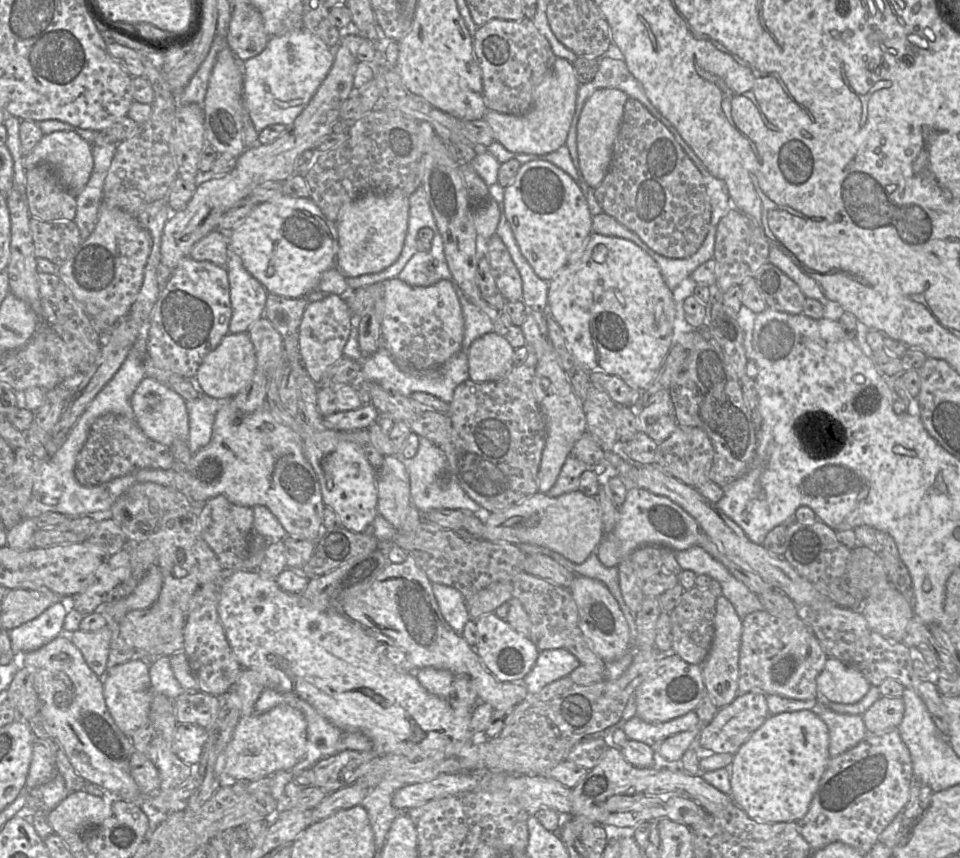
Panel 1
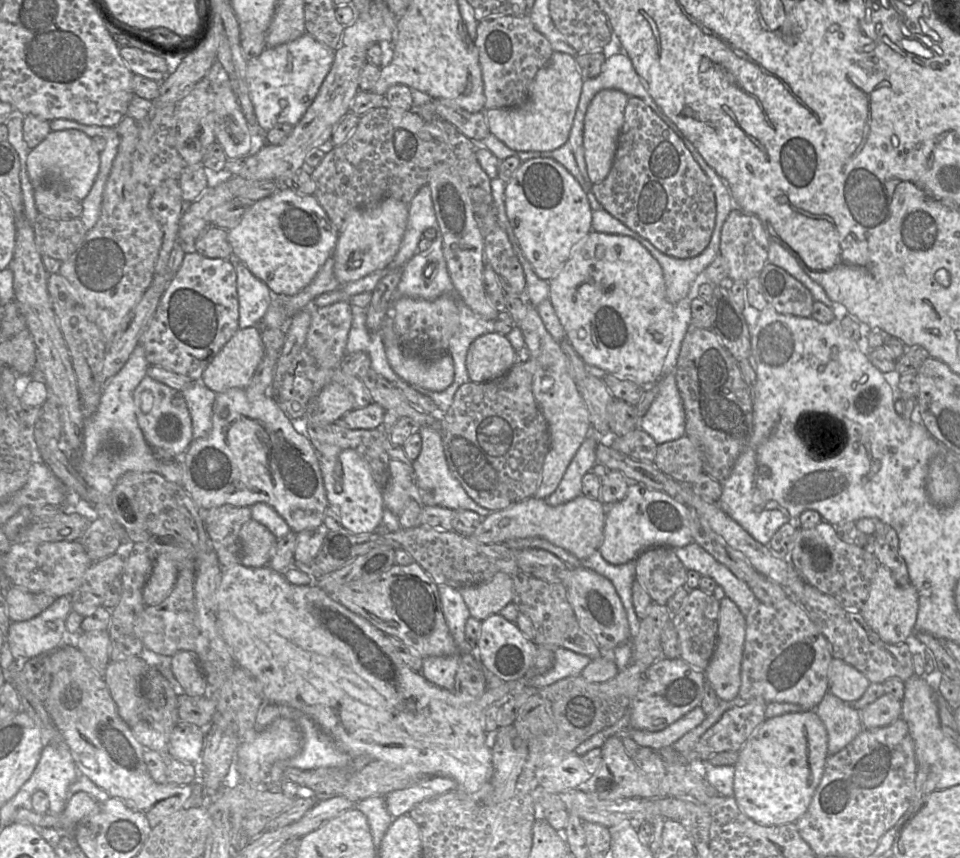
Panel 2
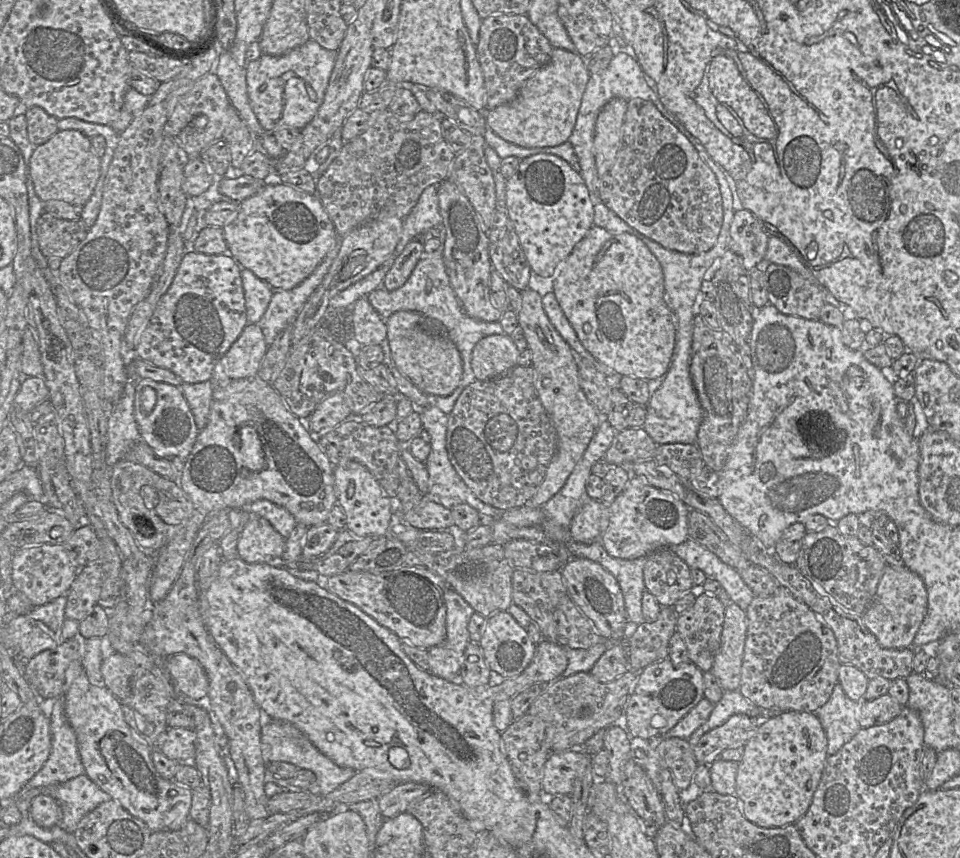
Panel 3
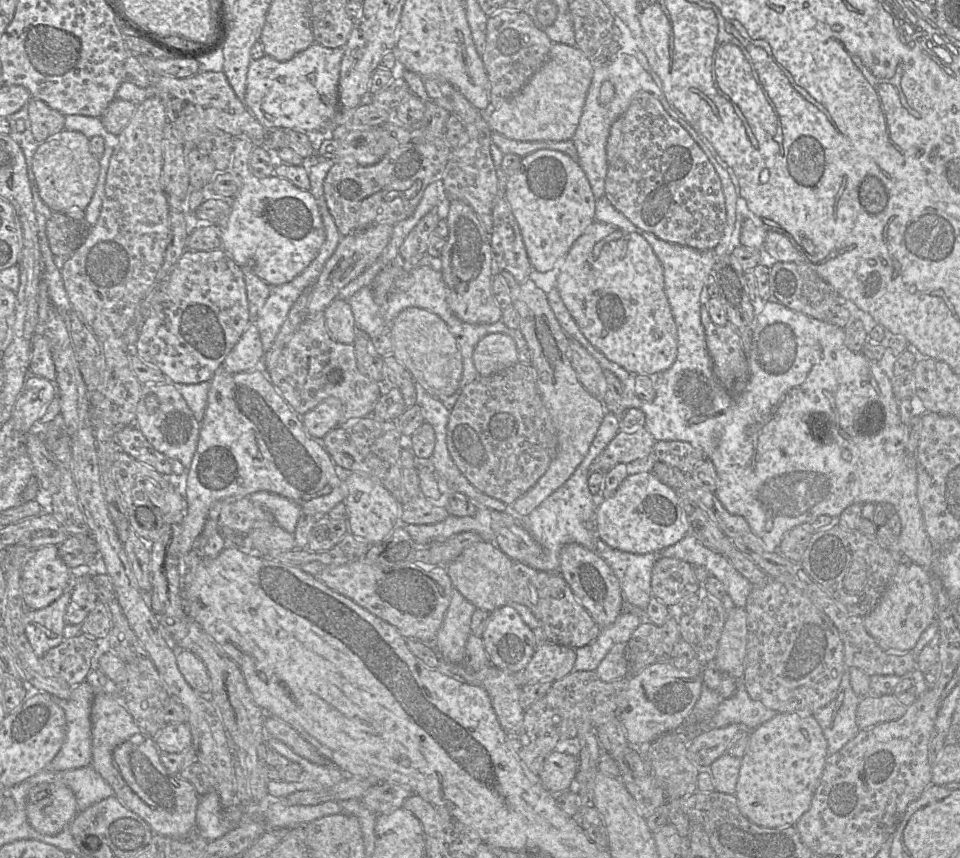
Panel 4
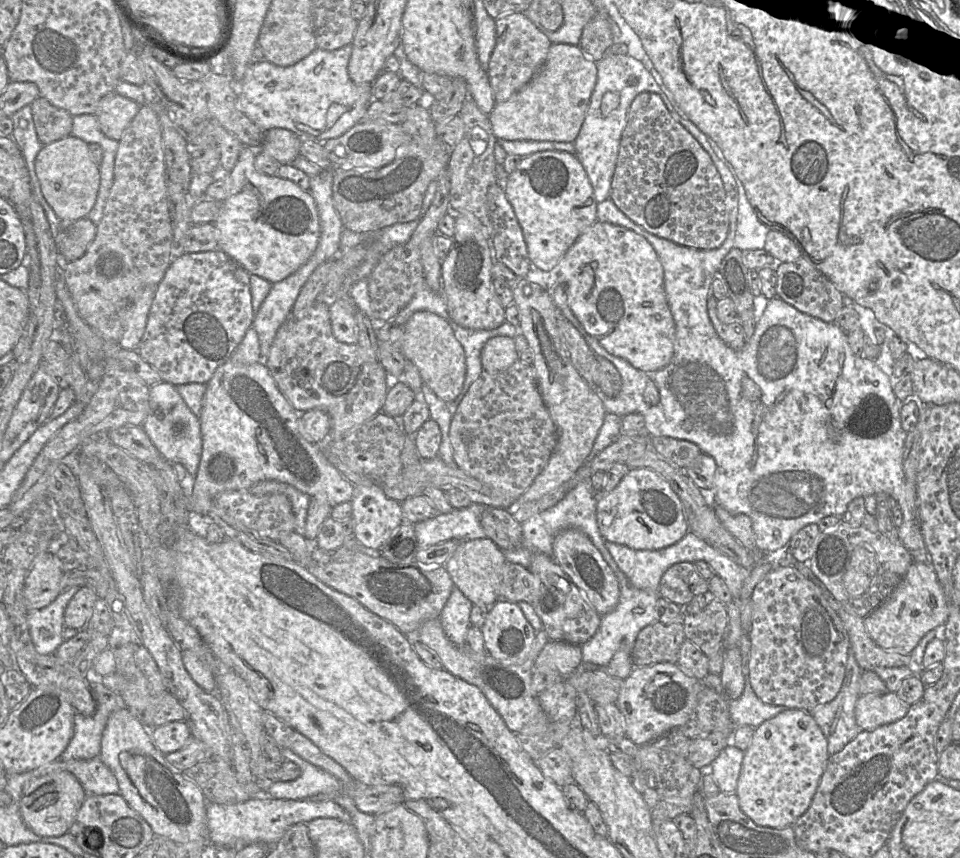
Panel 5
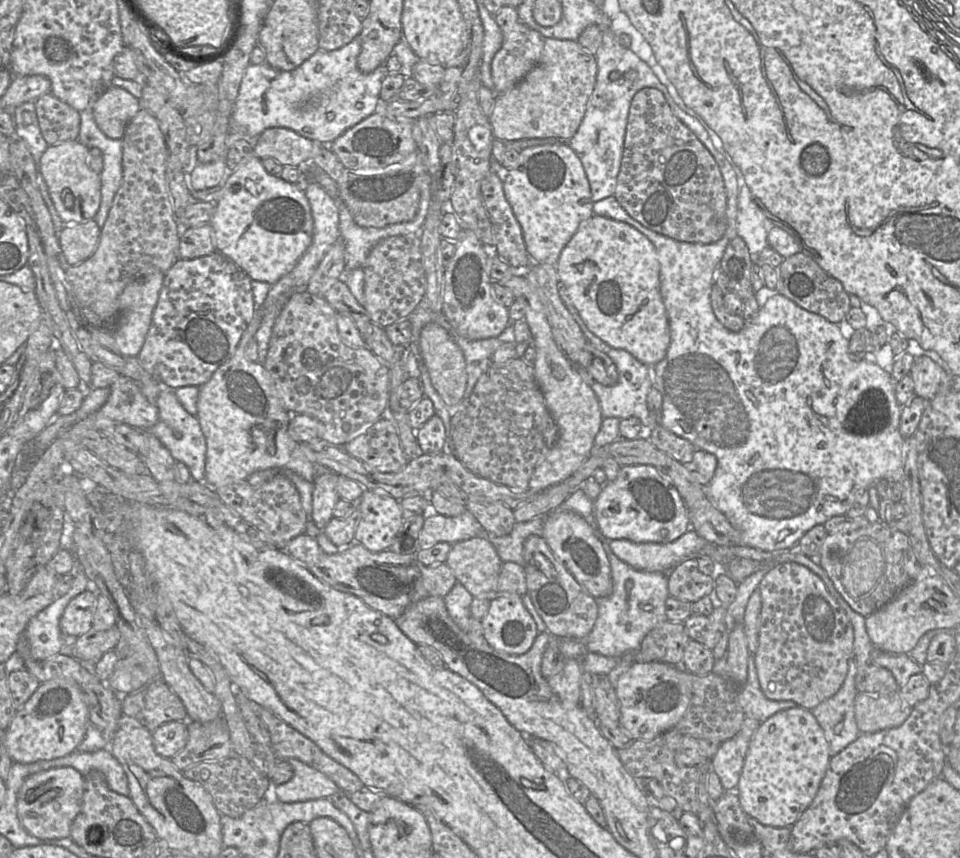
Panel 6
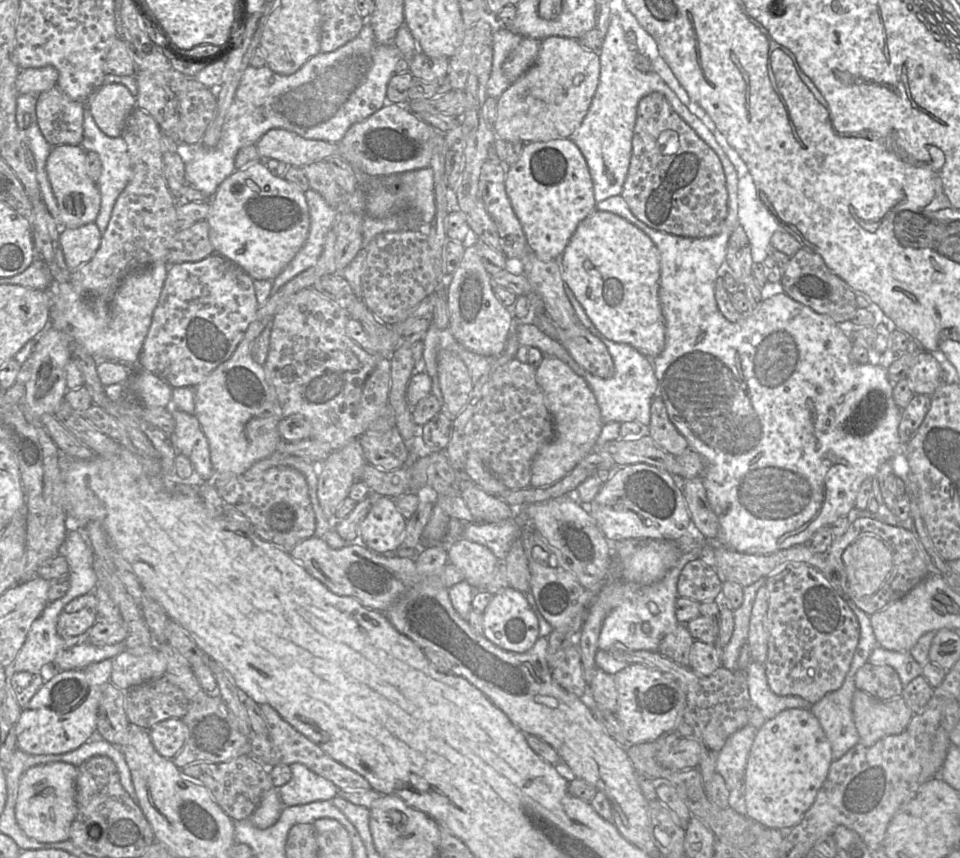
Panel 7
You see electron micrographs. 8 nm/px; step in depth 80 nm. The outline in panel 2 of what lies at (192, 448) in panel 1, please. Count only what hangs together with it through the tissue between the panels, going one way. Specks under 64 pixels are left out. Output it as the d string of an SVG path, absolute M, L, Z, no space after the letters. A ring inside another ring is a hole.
M193 382L182 393L192 421L193 439L206 436L212 427L212 409L216 393L201 382Z

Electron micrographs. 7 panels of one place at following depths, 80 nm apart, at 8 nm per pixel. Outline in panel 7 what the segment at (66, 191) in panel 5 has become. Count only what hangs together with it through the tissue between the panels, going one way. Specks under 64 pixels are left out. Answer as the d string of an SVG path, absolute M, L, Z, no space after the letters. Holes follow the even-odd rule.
M81 145L52 147L46 161L46 171L60 212L60 226L78 228L95 222L101 206L98 185L87 174L87 152Z

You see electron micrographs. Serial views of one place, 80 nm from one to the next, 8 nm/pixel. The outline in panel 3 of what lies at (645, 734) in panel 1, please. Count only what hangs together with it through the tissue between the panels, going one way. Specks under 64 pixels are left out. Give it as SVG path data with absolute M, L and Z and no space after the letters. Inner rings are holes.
M702 697L669 731L662 735L649 738L648 743L650 749L654 750L661 741L668 738L678 737L688 739L708 719L714 706L715 704L711 703L707 698Z

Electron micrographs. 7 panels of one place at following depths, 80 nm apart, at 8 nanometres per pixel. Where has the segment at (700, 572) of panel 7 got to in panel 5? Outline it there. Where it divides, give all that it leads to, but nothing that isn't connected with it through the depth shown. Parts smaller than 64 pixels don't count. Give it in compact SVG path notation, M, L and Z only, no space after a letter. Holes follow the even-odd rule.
M680 562L663 573L657 593L659 597L684 606L694 597L708 594L708 588L708 580L696 572L694 563Z

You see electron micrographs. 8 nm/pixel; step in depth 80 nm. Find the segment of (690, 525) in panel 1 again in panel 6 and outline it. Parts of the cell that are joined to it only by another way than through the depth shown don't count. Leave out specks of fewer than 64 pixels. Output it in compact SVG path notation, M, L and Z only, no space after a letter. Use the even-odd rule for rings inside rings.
M651 465L622 466L617 477L602 486L593 515L604 538L644 543L669 543L690 528L689 511L677 489Z

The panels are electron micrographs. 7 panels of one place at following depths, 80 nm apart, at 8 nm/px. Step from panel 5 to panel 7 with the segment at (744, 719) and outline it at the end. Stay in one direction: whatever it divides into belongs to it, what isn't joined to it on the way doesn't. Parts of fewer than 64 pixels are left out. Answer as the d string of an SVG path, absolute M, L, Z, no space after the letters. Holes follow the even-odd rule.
M751 661L746 669L746 678L751 702L768 720L785 709L809 708L811 704L799 696L779 696L768 686L765 666Z

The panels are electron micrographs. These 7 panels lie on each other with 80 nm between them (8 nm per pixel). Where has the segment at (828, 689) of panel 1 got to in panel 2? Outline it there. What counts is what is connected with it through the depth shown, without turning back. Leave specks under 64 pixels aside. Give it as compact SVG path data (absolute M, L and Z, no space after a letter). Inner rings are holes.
M833 658L828 667L829 691L845 703L854 703L867 690L870 681L856 668Z

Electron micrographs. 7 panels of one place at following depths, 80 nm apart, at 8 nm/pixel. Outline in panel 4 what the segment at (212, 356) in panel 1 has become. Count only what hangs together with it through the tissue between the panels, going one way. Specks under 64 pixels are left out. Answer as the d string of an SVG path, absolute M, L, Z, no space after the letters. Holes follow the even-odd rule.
M251 322L226 356L220 368L232 373L250 371L259 367L264 357L265 351L258 328Z

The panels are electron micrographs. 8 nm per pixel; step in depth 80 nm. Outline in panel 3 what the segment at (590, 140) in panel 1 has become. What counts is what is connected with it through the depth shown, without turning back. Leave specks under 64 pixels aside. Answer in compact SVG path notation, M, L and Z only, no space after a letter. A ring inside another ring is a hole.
M614 97L600 110L594 133L593 153L597 174L602 177L613 166L621 145L627 101Z

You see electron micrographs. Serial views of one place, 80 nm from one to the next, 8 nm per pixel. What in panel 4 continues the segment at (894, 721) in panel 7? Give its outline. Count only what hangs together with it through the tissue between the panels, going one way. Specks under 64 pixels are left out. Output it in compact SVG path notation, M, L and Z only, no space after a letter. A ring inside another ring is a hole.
M893 694L883 696L867 695L860 698L856 723L861 729L871 728L879 723L890 722L901 718L907 710Z

